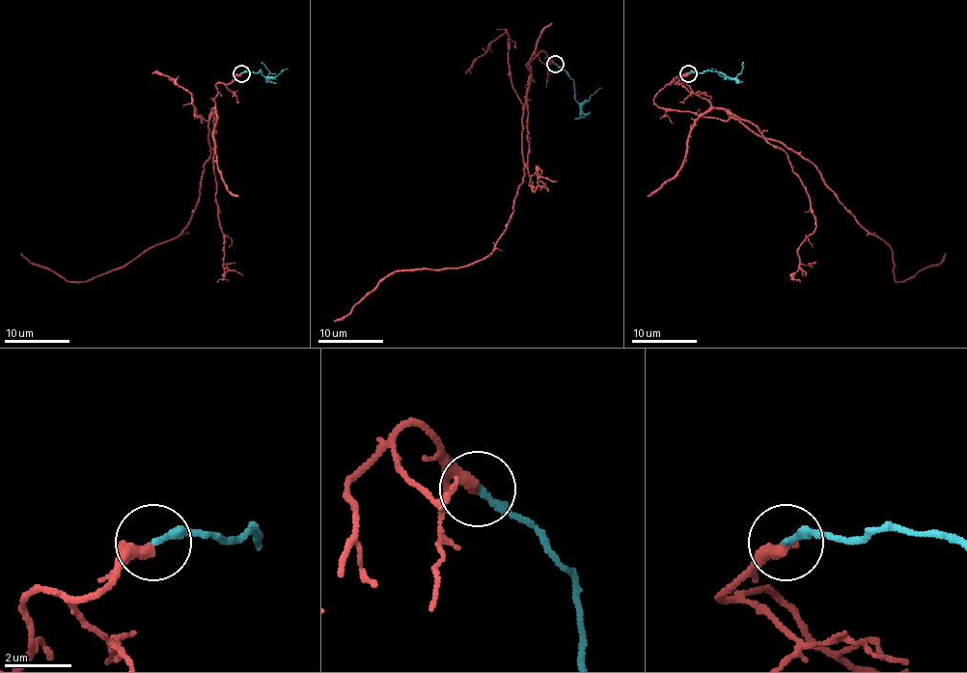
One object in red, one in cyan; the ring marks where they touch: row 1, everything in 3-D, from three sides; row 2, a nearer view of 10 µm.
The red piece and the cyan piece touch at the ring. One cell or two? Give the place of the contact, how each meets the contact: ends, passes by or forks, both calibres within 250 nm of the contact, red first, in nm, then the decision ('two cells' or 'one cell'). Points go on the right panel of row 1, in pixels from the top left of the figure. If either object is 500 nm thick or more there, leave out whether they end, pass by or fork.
(688, 73) | red passes by | cyan ends | 280/220 nm | one cell

